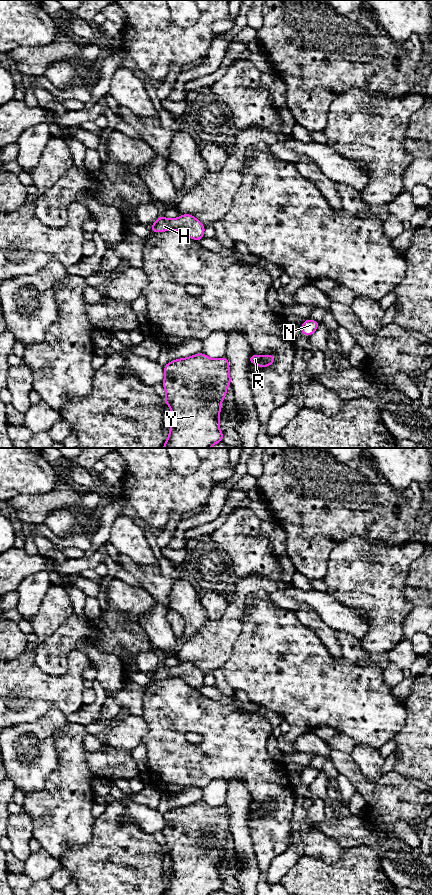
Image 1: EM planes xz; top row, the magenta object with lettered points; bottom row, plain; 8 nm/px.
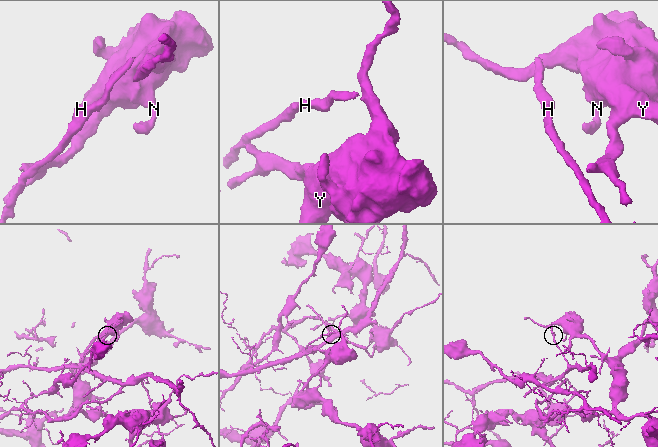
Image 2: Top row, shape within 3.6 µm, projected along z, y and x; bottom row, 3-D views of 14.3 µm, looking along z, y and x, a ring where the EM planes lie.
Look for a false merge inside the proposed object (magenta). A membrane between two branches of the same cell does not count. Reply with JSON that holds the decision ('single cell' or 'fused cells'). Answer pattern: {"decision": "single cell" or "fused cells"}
{"decision": "fused cells"}

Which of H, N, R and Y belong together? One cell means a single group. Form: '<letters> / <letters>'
H / N R Y

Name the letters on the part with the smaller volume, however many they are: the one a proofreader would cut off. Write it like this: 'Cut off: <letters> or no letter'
Cut off: H

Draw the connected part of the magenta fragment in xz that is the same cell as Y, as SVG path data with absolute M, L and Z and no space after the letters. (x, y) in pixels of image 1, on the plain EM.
M203 800L186 806L176 807L163 814L165 826L162 834L166 843L165 852L171 857L172 871L163 895L211 895L223 888L219 875L221 848L227 845L226 837L231 833L228 805L212 807Z

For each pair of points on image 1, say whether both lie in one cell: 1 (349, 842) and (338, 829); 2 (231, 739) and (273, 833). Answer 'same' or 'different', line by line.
1: same
2: same

